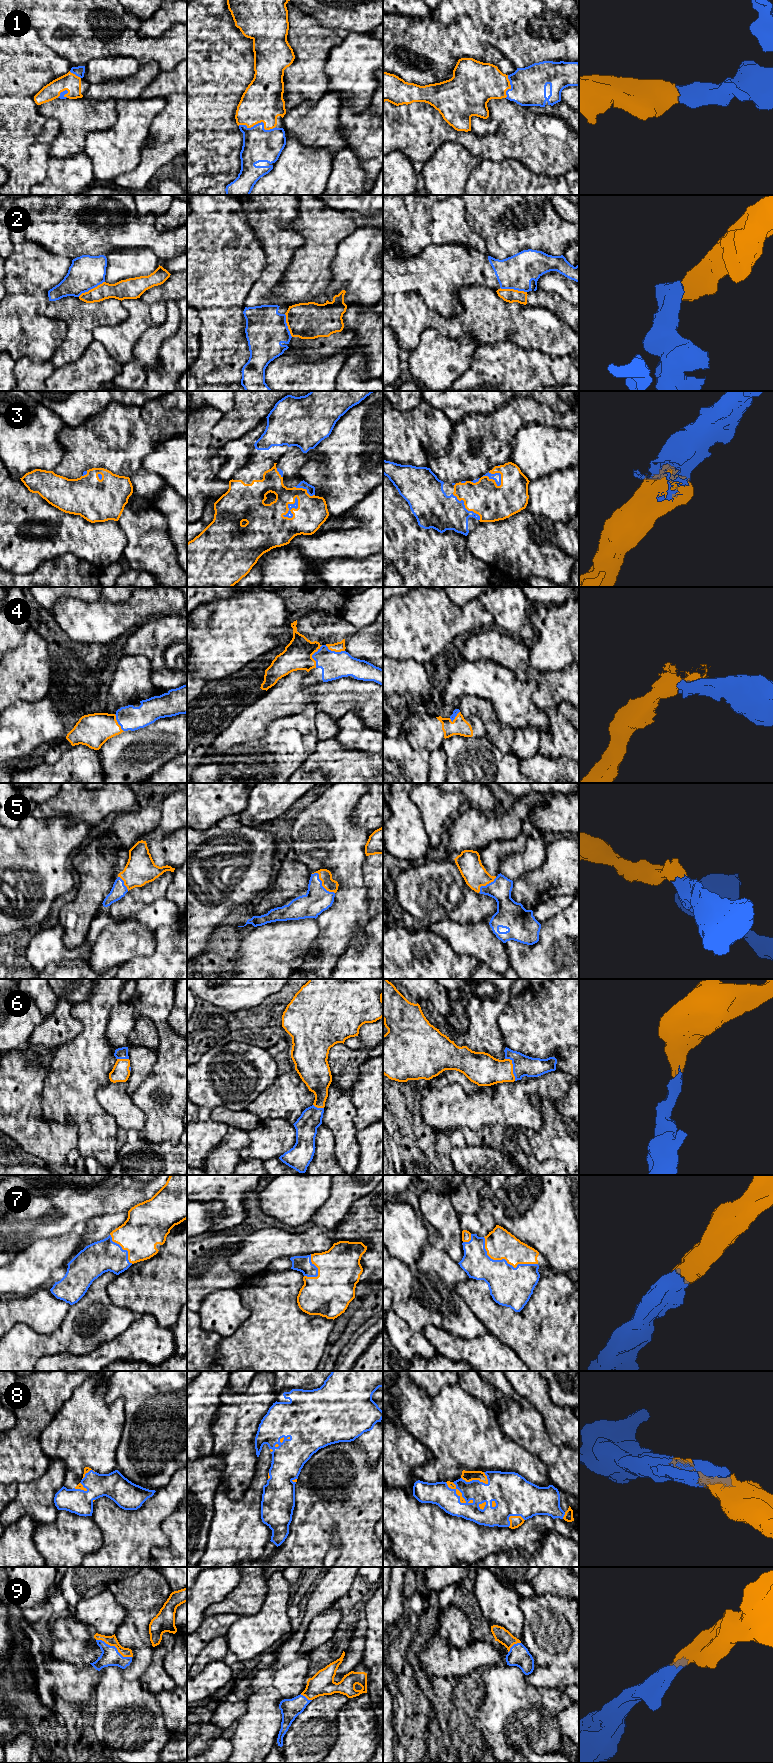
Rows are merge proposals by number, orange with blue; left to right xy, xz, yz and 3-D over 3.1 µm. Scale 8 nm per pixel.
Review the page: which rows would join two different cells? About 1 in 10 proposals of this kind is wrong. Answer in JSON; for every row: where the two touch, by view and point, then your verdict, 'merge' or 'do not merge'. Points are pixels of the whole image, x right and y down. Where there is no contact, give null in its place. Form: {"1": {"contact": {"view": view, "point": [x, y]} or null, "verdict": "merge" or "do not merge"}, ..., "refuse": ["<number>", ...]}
{"1": {"contact": {"view": "xz", "point": [259, 122]}, "verdict": "merge"}, "2": {"contact": {"view": "yz", "point": [513, 289]}, "verdict": "do not merge"}, "3": {"contact": {"view": "xz", "point": [287, 505]}, "verdict": "merge"}, "4": {"contact": {"view": "xz", "point": [311, 656]}, "verdict": "merge"}, "5": {"contact": {"view": "xz", "point": [322, 883]}, "verdict": "merge"}, "6": {"contact": {"view": "yz", "point": [512, 1068]}, "verdict": "merge"}, "7": {"contact": {"view": "yz", "point": [504, 1258]}, "verdict": "merge"}, "8": {"contact": {"view": "yz", "point": [458, 1495]}, "verdict": "merge"}, "9": {"contact": {"view": "xy", "point": [114, 1645]}, "verdict": "merge"}, "refuse": ["2"]}

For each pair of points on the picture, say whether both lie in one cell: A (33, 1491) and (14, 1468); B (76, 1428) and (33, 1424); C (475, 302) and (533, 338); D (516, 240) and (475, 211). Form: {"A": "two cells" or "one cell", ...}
{"A": "two cells", "B": "two cells", "C": "one cell", "D": "one cell"}

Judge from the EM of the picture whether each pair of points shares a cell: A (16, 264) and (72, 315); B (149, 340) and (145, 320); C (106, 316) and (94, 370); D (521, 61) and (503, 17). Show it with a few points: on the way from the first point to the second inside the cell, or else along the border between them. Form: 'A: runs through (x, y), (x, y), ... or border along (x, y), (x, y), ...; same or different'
A: border along (48, 301), (46, 314), (49, 317), (63, 320); different
B: border along (167, 316), (162, 323), (150, 327), (133, 348); different
C: border along (93, 340), (78, 358); different
D: runs through (521, 50), (521, 35), (514, 28); same

